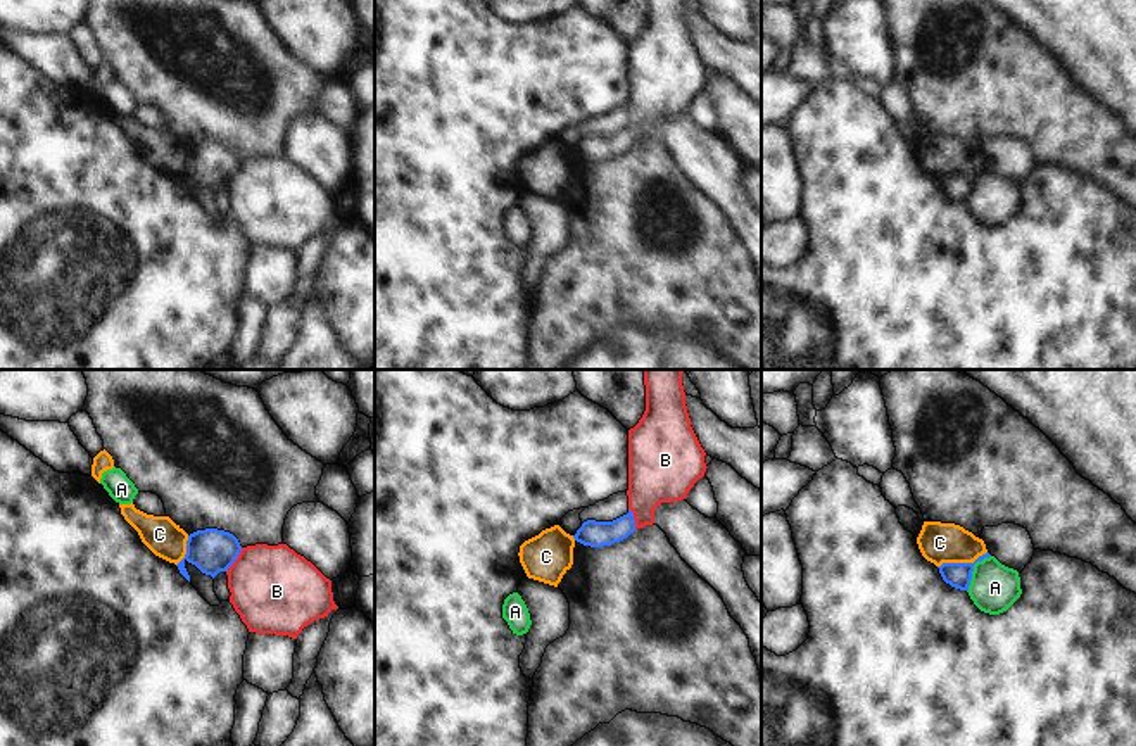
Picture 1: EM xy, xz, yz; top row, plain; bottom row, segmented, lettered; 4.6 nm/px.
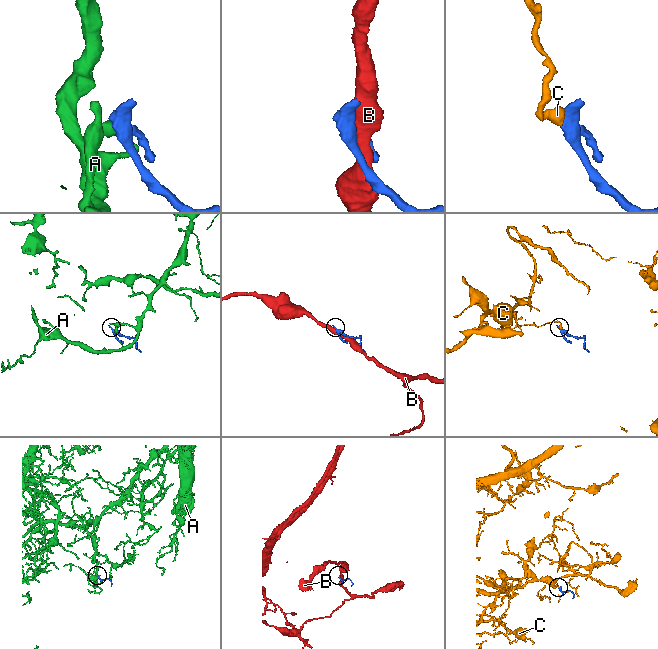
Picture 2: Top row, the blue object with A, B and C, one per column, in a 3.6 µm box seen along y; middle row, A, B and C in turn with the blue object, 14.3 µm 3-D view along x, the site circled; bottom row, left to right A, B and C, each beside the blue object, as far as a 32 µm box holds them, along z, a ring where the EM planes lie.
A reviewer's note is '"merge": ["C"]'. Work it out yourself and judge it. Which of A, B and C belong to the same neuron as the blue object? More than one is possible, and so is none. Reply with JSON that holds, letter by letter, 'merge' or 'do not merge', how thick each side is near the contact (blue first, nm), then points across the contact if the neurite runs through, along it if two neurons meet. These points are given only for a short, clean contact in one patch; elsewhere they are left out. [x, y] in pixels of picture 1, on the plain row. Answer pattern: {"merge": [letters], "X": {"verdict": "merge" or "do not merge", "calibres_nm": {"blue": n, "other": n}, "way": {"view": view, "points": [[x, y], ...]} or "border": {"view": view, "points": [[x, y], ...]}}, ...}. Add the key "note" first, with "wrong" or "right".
{"note": "wrong", "merge": [], "A": {"verdict": "do not merge", "calibres_nm": {"blue": 120, "other": 220}}, "B": {"verdict": "do not merge", "calibres_nm": {"blue": 200, "other": 400}}, "C": {"verdict": "do not merge", "calibres_nm": {"blue": 120, "other": 190}, "border": {"view": "yz", "points": [[986, 164], [972, 175], [943, 175], [938, 180]]}}}

